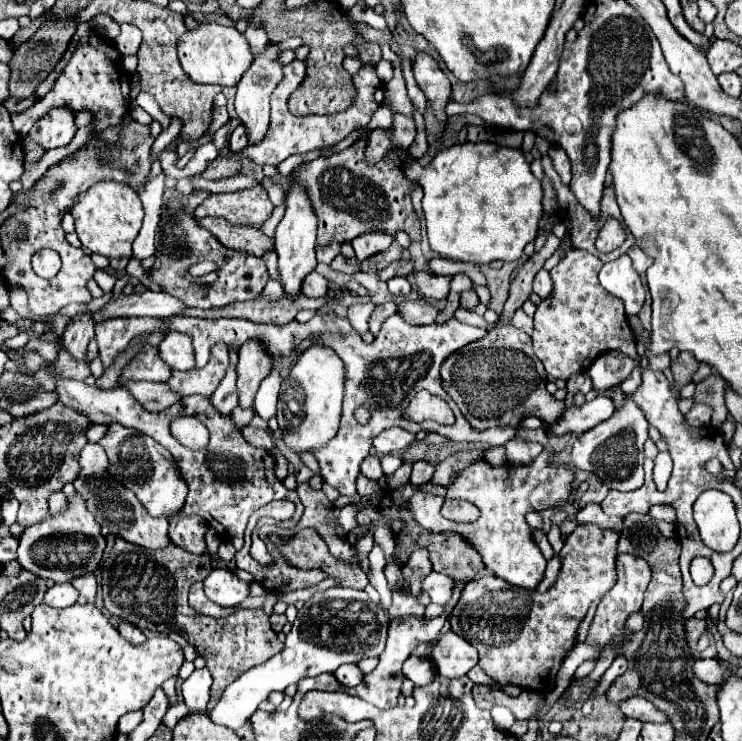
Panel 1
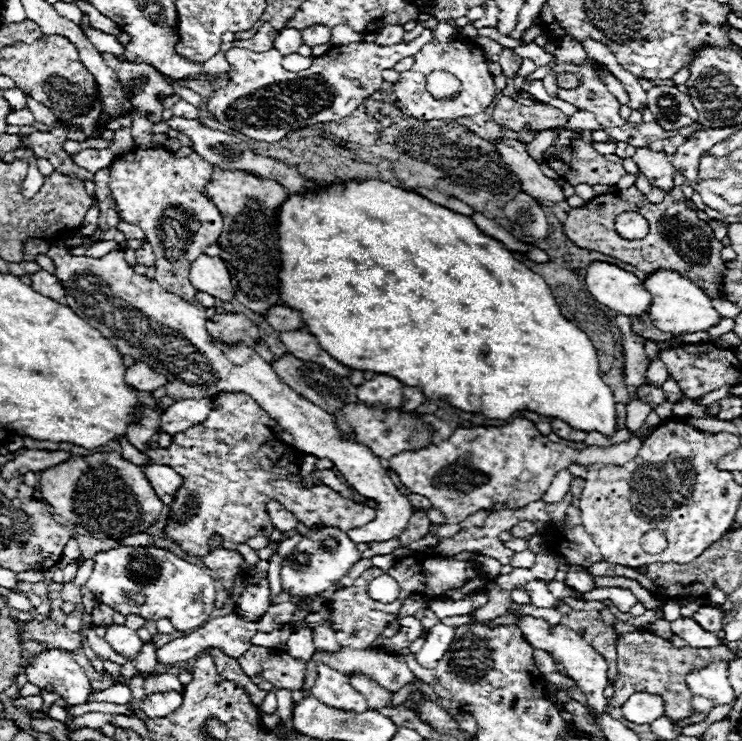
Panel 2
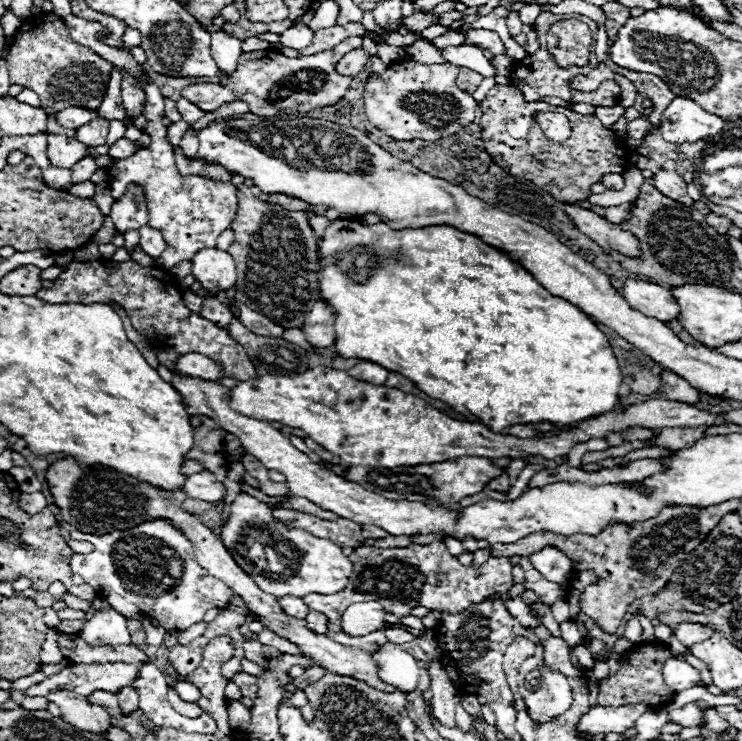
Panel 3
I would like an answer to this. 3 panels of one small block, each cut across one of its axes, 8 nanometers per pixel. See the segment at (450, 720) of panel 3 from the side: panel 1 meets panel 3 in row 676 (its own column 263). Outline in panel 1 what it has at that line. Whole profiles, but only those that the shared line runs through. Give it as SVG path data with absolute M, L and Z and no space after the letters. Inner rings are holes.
M246 426L242 430L246 442L250 442L252 446L258 446L262 450L272 450L276 444L272 440L272 436L268 434L268 430L262 430L262 428L254 428L254 426Z

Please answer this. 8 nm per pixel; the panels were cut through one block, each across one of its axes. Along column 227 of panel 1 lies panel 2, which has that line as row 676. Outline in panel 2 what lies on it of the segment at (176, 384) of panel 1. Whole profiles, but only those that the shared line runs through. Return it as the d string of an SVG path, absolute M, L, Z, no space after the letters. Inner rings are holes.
M348 674L346 678L354 686L354 690L358 690L358 692L362 692L366 696L366 702L368 702L370 710L378 710L378 708L386 706L386 702L390 700L390 692L384 690L372 678L366 678L364 674Z

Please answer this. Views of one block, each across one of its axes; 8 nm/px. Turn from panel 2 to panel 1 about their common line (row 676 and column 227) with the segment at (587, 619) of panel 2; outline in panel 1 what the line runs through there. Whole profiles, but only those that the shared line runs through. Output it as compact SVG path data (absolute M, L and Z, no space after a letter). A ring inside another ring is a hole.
M196 582L192 588L190 588L190 606L200 612L200 614L208 614L208 616L214 616L214 618L224 618L228 614L232 614L236 608L220 608L216 606L214 602L210 602L202 590L202 582Z

